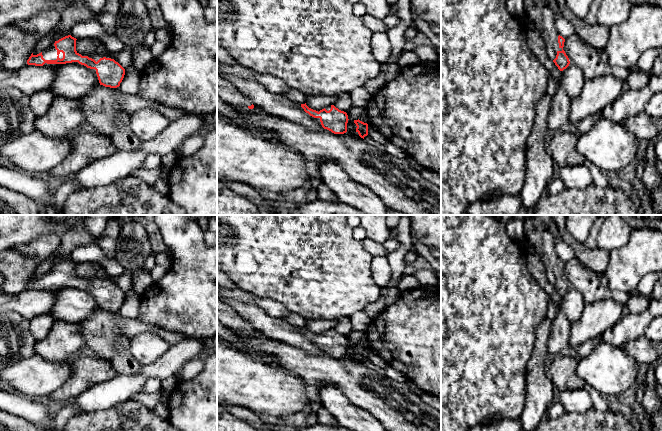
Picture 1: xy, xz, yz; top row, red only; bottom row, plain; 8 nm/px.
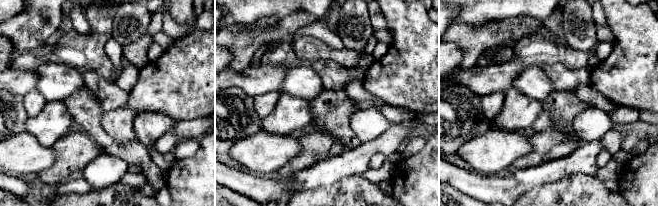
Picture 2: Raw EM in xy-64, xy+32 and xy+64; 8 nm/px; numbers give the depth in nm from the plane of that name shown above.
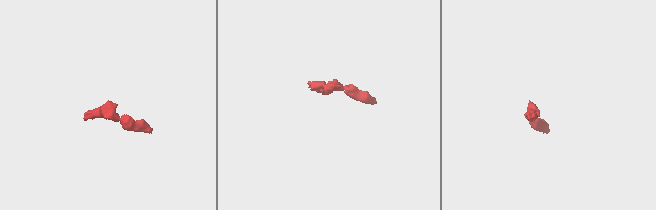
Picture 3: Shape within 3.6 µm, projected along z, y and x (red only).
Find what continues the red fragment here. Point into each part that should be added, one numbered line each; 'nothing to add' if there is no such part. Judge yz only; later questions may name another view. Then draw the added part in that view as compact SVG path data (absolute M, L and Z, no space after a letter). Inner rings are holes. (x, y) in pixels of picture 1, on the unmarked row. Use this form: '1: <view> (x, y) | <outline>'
1: yz (540, 230) | M528 215L523 222L526 241L532 244L534 251L540 256L547 279L551 284L554 284L557 276L562 275L562 272L559 271L559 258L555 249L555 238L559 236L558 227L550 215Z

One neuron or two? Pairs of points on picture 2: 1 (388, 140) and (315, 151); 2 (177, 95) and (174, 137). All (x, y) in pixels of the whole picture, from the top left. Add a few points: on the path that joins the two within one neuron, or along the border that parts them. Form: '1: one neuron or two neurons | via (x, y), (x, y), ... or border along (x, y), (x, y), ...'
1: two neurons | border along (346, 150), (337, 155), (322, 159)
2: two neurons | border along (201, 116), (195, 119), (178, 120)

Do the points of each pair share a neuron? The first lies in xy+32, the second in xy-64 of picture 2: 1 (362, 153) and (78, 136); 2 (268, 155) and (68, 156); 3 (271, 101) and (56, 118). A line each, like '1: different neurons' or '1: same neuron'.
1: different neurons
2: different neurons
3: different neurons

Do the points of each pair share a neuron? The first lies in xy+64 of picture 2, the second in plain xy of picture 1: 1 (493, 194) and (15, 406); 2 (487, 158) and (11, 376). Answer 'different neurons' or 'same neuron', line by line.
1: same neuron
2: same neuron

